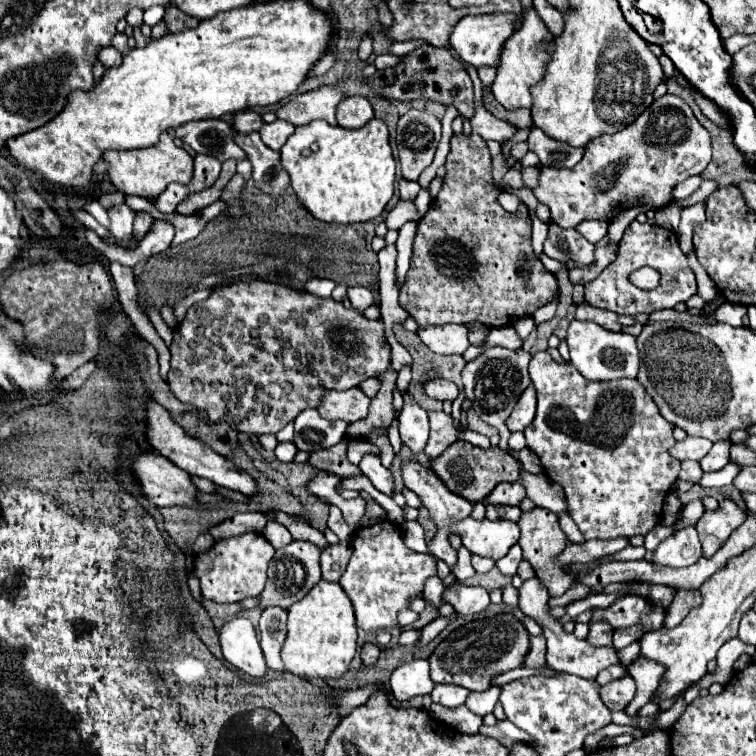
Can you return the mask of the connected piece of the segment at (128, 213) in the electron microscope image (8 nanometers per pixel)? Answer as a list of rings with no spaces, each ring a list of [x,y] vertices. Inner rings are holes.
[[[126,204],[122,206],[114,206],[108,210],[110,220],[112,220],[112,236],[116,240],[118,246],[122,248],[130,248],[130,238],[132,238],[132,220],[136,216],[134,210],[130,210]]]

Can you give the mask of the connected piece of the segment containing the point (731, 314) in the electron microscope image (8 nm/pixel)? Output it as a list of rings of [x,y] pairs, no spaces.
[[[724,302],[722,308],[718,308],[716,314],[712,314],[716,320],[724,322],[724,324],[730,324],[734,328],[738,326],[744,326],[742,324],[742,318],[746,316],[746,306],[742,304],[732,304],[732,302]]]

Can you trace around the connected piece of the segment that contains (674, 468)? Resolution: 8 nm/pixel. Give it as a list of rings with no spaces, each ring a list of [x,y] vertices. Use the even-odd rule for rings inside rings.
[[[536,352],[536,354],[532,356],[532,360],[530,360],[530,378],[532,378],[532,384],[534,384],[534,388],[536,388],[538,410],[536,410],[534,422],[524,430],[528,448],[532,448],[532,450],[536,452],[536,456],[540,458],[542,468],[544,468],[544,472],[548,474],[548,478],[552,478],[554,482],[558,482],[558,484],[564,488],[566,502],[568,502],[568,508],[570,508],[570,512],[572,512],[572,520],[576,522],[576,526],[580,528],[580,532],[584,534],[584,538],[586,538],[586,540],[592,540],[592,538],[620,538],[620,536],[632,538],[632,536],[636,536],[636,534],[646,536],[646,534],[660,522],[664,500],[666,500],[666,496],[670,494],[670,488],[672,488],[672,484],[676,482],[678,472],[680,472],[680,462],[668,454],[668,448],[676,442],[674,436],[672,436],[672,428],[674,428],[674,426],[672,426],[668,420],[664,420],[664,418],[660,416],[660,412],[658,412],[658,408],[656,408],[652,396],[648,396],[648,392],[644,392],[644,386],[642,386],[638,380],[628,380],[628,378],[610,380],[610,382],[586,380],[572,364],[554,362],[548,352]]]

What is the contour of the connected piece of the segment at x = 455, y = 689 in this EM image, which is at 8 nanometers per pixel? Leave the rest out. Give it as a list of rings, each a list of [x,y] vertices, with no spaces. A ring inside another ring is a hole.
[[[436,684],[430,698],[434,704],[442,704],[446,708],[458,708],[466,702],[468,690],[453,684]]]

